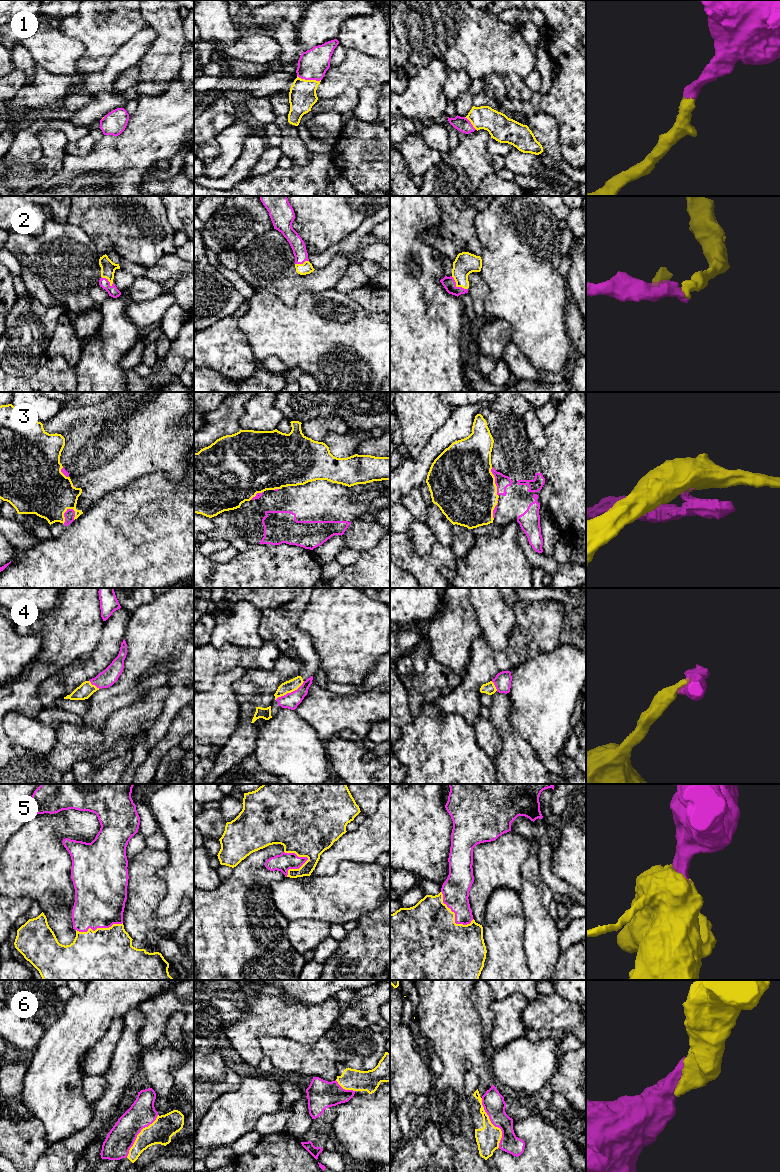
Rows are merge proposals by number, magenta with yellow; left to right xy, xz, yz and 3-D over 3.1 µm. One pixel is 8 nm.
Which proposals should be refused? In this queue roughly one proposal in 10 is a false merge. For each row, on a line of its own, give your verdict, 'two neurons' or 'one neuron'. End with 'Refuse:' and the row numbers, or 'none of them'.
1: one neuron
2: one neuron
3: two neurons
4: one neuron
5: one neuron
6: one neuron
Refuse: 3

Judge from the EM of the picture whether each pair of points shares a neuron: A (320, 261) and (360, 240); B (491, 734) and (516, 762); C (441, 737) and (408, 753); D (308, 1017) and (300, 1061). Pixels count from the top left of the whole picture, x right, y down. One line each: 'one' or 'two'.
A: one
B: two
C: one
D: two

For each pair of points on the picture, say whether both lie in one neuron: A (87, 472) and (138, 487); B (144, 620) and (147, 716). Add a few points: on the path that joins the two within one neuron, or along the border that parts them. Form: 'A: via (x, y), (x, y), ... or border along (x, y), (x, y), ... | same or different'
A: border along (148, 474), (134, 478), (123, 486), (105, 493) | different
B: border along (146, 693), (139, 700), (126, 706) | different

